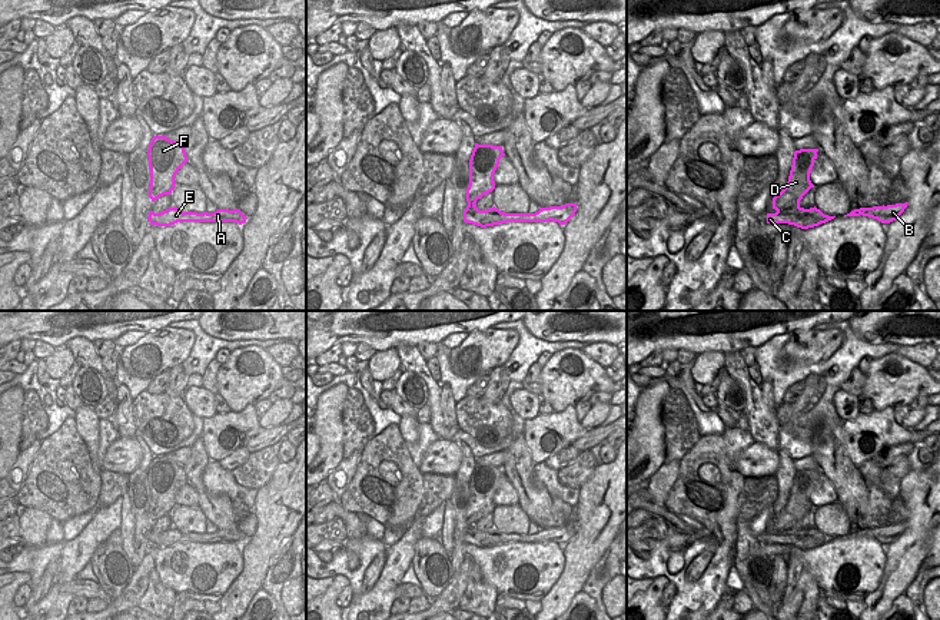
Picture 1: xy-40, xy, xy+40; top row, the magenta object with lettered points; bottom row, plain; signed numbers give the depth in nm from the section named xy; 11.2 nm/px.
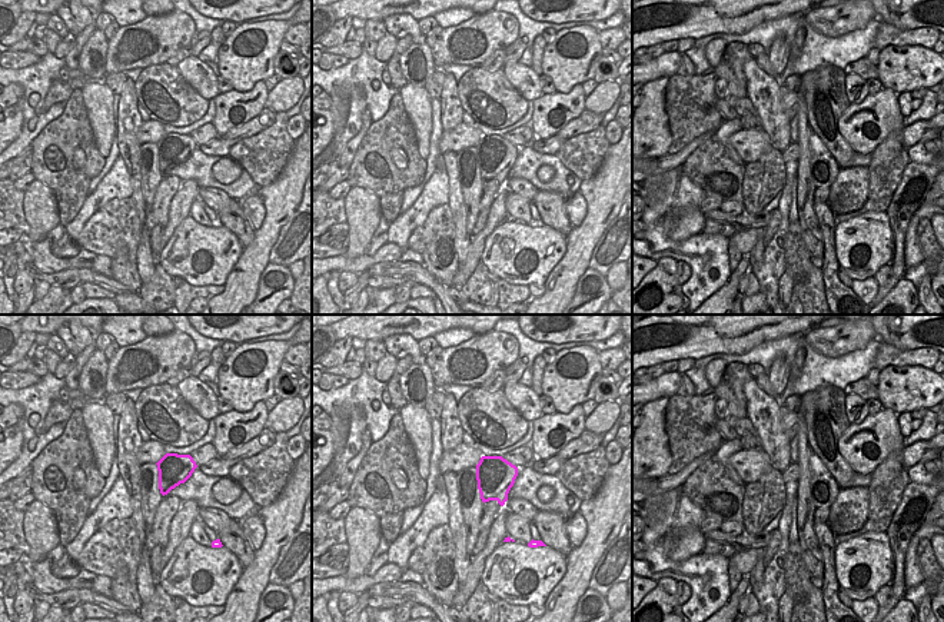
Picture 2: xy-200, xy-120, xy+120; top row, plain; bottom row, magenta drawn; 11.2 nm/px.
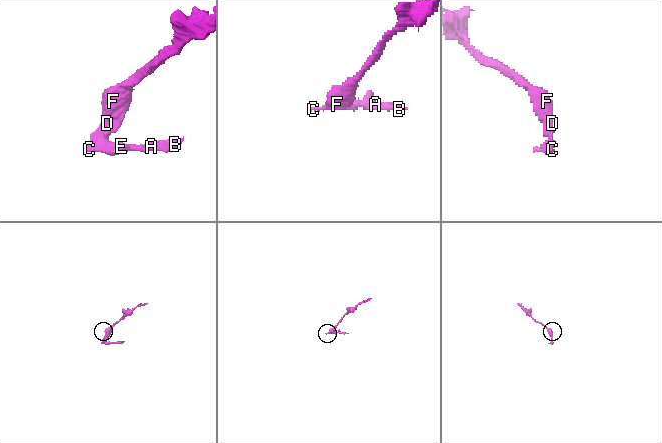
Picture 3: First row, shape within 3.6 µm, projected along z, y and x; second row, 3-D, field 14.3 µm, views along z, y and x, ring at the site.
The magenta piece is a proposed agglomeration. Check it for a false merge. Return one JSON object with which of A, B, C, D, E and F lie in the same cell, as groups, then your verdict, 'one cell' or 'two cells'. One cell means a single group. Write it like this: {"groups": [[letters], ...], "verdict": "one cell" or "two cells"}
{"groups": [["A", "B", "C", "E"], ["D", "F"]], "verdict": "two cells"}

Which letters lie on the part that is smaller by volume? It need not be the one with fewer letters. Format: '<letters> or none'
A, B, C, E

